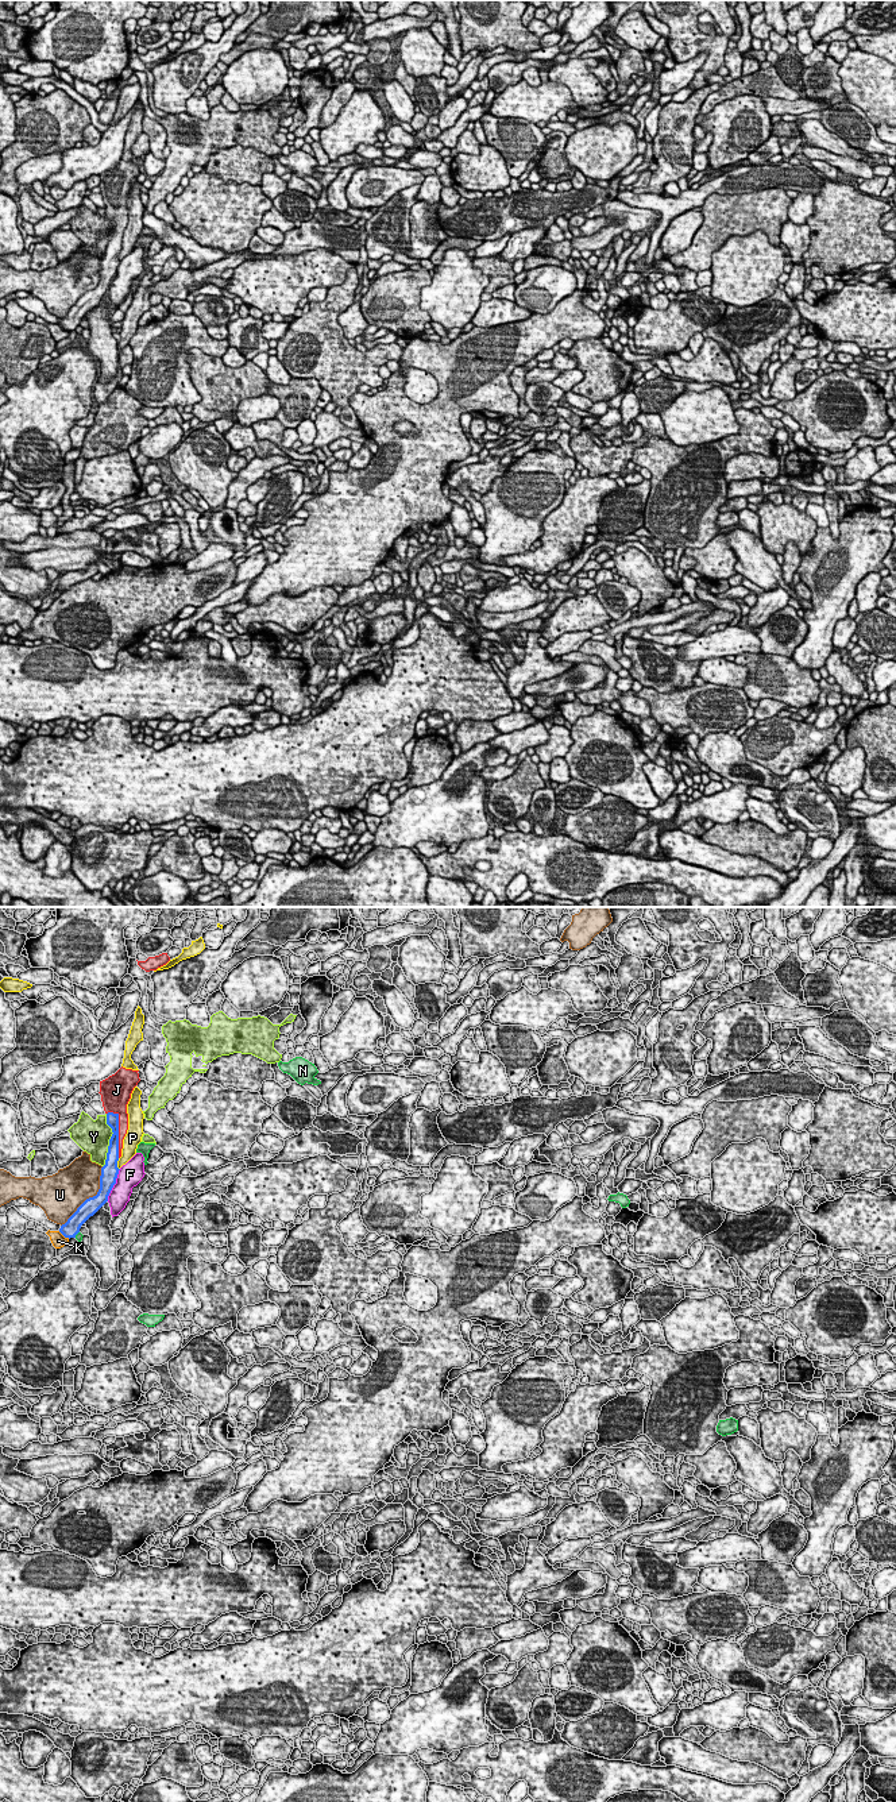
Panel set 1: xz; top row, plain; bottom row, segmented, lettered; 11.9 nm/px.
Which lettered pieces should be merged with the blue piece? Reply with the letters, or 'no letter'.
J

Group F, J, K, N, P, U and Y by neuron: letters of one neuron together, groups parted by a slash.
F / J / K / N / P / U / Y

